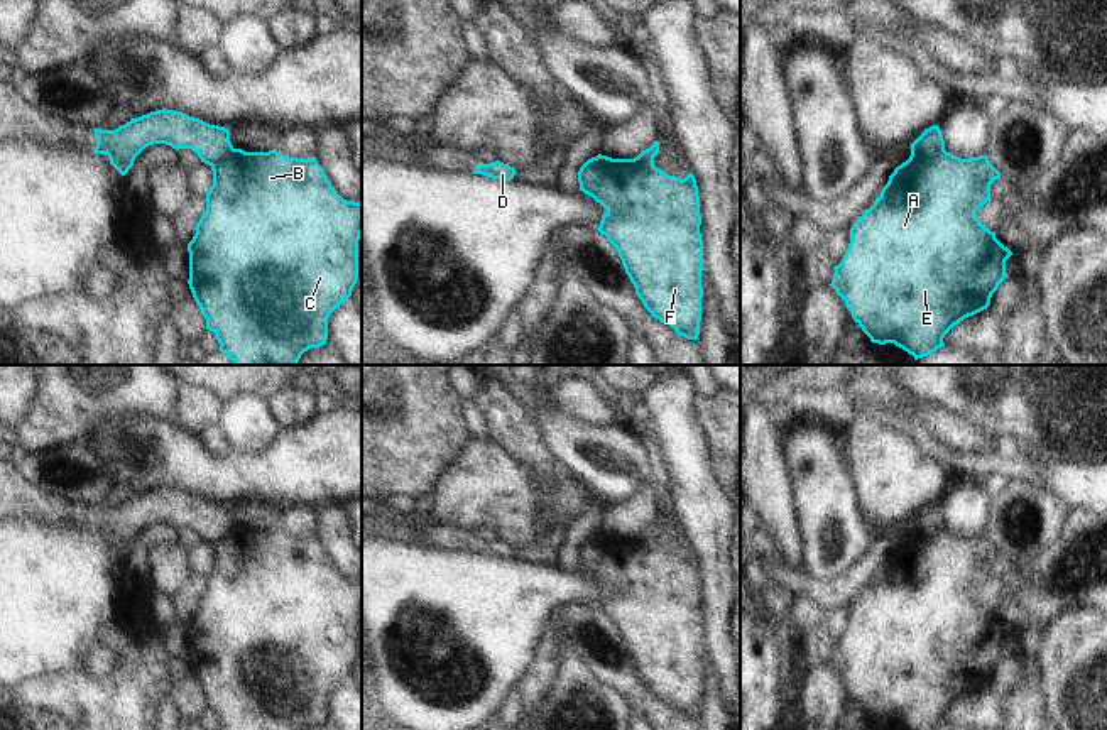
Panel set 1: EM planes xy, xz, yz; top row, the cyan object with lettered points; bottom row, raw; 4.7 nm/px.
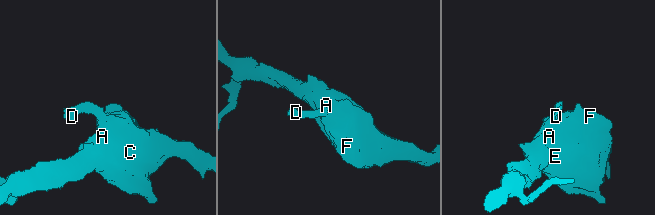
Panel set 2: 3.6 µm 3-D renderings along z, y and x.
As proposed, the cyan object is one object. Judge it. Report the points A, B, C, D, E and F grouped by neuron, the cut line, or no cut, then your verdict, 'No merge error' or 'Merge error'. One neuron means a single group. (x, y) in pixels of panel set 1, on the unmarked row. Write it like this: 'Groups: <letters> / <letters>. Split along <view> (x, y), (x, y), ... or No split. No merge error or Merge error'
Groups: A B C E F / D. Split along xz (597, 536), (600, 558), (583, 570). Merge error

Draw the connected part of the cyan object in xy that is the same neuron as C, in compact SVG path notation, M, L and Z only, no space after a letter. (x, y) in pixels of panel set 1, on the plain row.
M233 527L211 549L206 590L188 622L188 662L206 698L206 708L220 722L220 730L308 730L326 723L328 696L352 674L358 659L362 580L343 578L314 534L297 537L277 529Z

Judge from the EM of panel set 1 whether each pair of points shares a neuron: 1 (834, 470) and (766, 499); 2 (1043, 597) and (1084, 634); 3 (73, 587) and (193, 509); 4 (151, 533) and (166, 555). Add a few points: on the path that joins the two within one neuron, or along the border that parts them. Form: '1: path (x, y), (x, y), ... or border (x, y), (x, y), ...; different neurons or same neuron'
1: border (781, 450), (791, 479), (791, 497), (800, 528); different neurons
2: border (1089, 605), (1063, 610), (1050, 622); different neurons
3: border (93, 529), (102, 531), (124, 555); different neurons
4: border (176, 543), (151, 550), (149, 583); different neurons

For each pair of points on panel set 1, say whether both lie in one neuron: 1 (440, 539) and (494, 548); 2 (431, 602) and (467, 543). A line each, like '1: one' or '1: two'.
1: one
2: two

